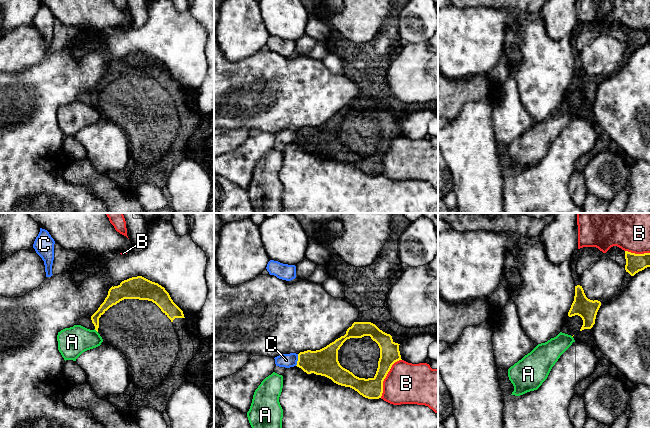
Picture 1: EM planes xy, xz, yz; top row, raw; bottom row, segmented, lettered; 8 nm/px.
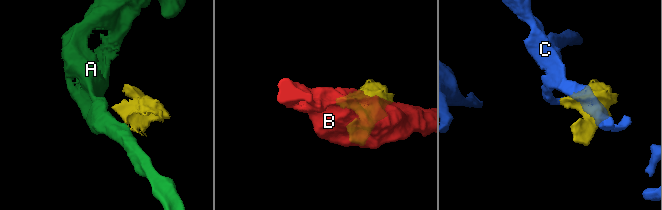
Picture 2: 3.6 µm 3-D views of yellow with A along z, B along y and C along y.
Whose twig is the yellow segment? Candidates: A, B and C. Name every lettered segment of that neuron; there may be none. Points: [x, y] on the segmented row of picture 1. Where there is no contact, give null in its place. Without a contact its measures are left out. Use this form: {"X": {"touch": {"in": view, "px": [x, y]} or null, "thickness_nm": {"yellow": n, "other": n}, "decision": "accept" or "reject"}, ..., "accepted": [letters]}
{"A": {"touch": {"in": "xy", "px": [96, 330]}, "thickness_nm": {"yellow": 80, "other": 240}, "decision": "reject"}, "B": {"touch": {"in": "xz", "px": [385, 377]}, "thickness_nm": {"yellow": 180, "other": 340}, "decision": "reject"}, "C": {"touch": {"in": "xz", "px": [298, 360]}, "thickness_nm": {"yellow": 220, "other": 110}, "decision": "reject"}, "accepted": []}

